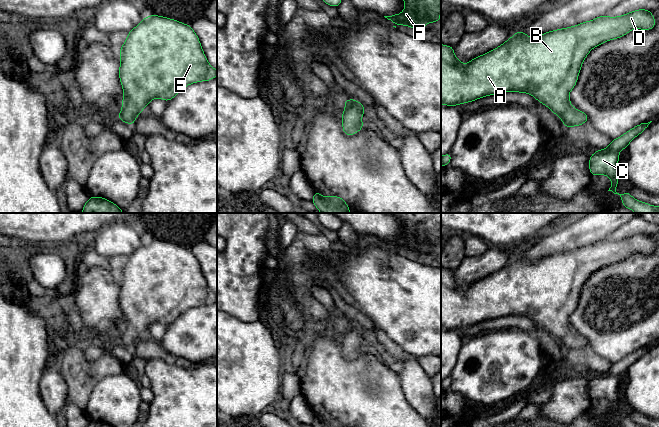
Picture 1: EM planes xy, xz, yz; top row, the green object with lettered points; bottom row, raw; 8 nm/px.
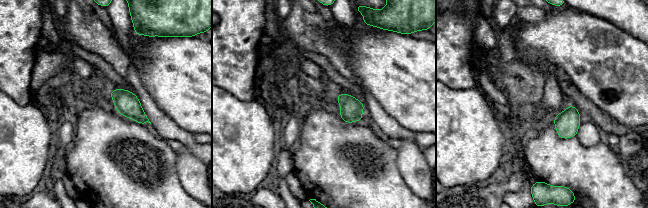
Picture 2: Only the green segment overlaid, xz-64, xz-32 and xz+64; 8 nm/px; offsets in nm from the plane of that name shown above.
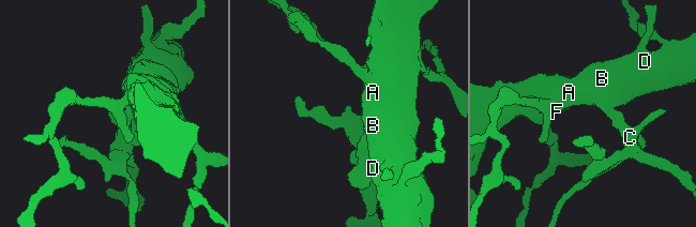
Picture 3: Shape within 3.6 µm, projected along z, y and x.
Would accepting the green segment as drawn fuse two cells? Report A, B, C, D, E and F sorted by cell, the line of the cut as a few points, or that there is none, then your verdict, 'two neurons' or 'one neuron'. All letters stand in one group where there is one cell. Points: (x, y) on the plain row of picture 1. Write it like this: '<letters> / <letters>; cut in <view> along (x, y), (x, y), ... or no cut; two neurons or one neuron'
A B C D E F; no cut; one neuron

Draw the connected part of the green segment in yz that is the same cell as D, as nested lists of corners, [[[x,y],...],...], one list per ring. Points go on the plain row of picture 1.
[[[638,233],[617,241],[604,238],[572,251],[546,256],[537,262],[517,255],[502,269],[467,288],[457,283],[453,270],[441,268],[441,328],[457,330],[512,315],[528,317],[556,338],[566,352],[583,349],[589,341],[571,329],[569,318],[577,307],[589,276],[602,267],[625,260],[633,253],[652,254],[655,248],[651,235]]]

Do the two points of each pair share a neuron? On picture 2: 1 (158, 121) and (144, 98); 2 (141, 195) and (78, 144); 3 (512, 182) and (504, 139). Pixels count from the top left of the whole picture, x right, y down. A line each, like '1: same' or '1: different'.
1: same
2: same
3: different

